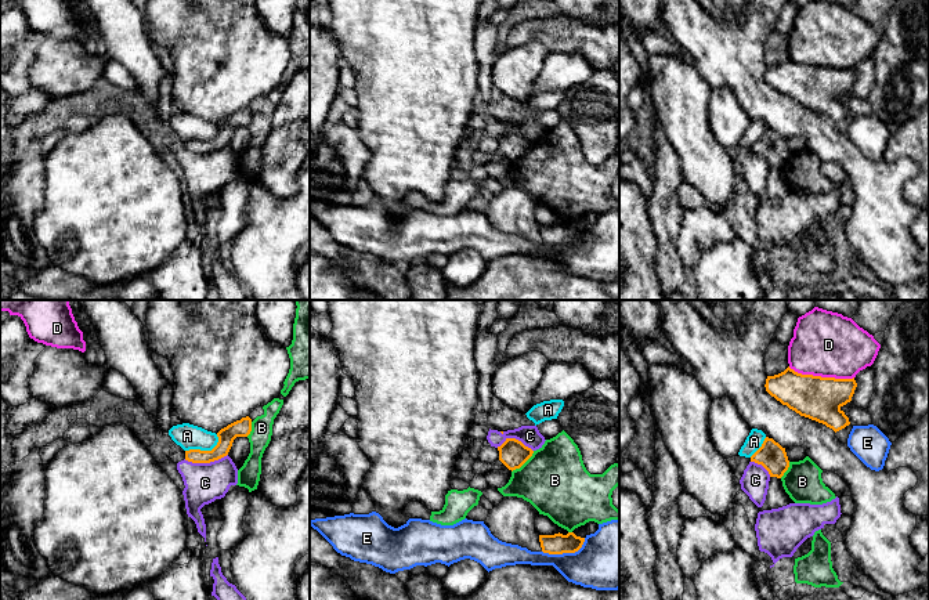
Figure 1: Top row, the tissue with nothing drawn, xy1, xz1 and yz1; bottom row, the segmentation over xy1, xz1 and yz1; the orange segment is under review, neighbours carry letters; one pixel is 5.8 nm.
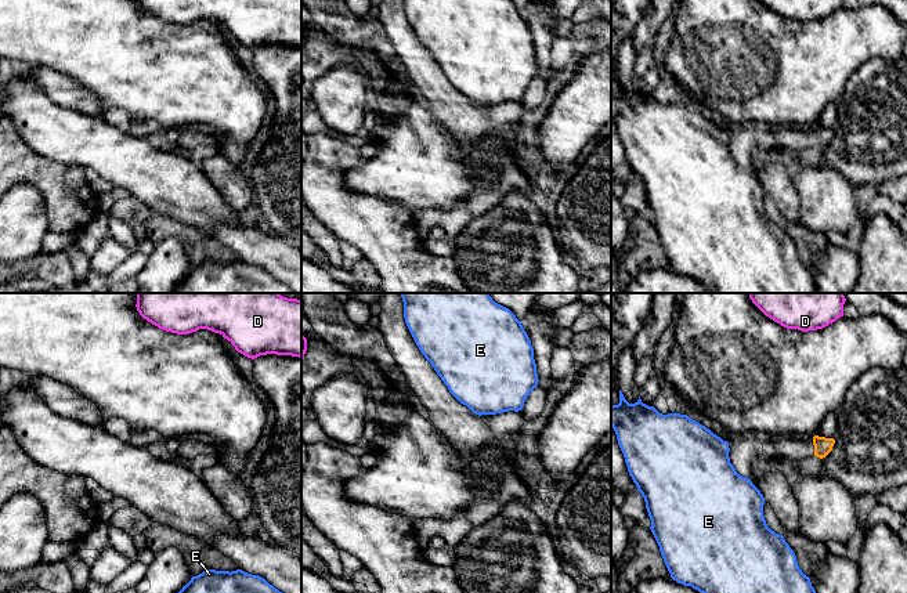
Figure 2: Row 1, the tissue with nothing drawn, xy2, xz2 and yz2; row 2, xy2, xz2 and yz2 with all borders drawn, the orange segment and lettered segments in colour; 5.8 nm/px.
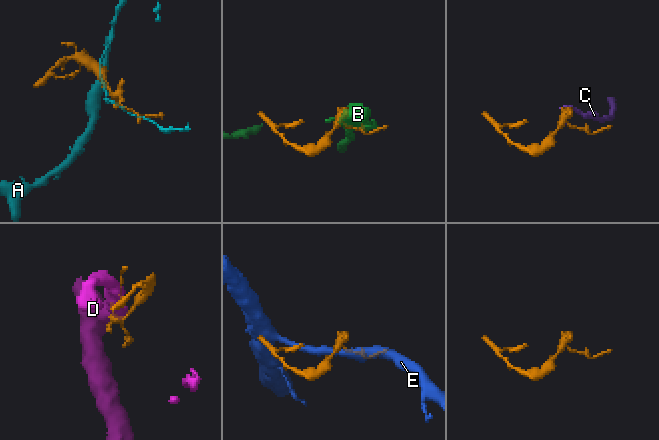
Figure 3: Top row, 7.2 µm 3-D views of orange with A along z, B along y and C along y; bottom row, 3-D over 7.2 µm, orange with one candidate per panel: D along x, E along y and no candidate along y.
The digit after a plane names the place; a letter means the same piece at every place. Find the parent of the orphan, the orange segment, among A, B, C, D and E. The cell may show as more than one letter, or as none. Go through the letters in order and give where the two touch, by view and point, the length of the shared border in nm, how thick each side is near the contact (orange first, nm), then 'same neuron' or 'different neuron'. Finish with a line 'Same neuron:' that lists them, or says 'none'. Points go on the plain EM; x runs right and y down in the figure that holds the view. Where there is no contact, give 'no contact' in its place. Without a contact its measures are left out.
A: contact xy1 (203, 141); length 220 nm; calibres 100 and 150 nm; different neuron
B: contact xz1 (523, 154); length 180 nm; calibres 170 and 380 nm; different neuron
C: contact xy1 (205, 152); length 260 nm; calibres 100 and 240 nm; different neuron
D: contact yz1 (820, 67); length 380 nm; calibres 260 and 380 nm; different neuron
E: contact xz1 (566, 242); length 260 nm; calibres 120 and 340 nm; different neuron
Same neuron: none

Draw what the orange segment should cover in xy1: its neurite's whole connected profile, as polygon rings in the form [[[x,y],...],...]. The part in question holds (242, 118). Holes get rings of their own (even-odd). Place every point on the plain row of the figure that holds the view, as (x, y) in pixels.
[[[249,106],[236,111],[217,123],[218,133],[212,141],[189,140],[185,141],[185,151],[192,153],[210,153],[228,145],[236,127],[247,127],[252,122]]]

